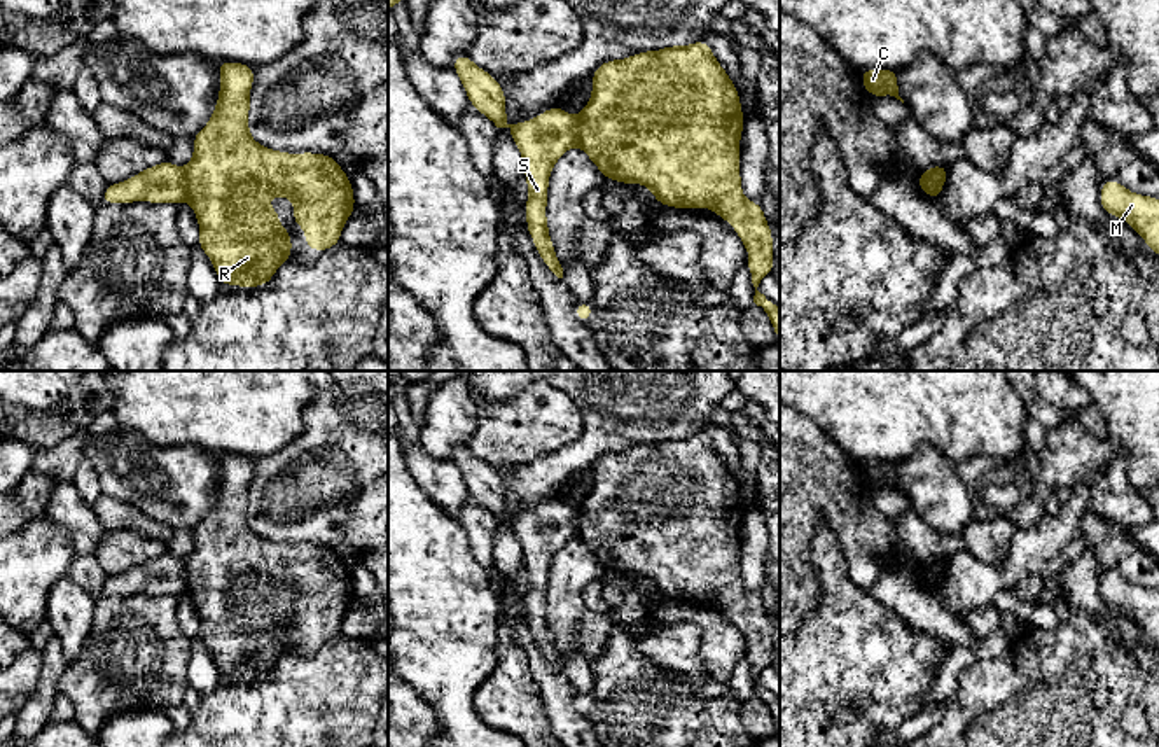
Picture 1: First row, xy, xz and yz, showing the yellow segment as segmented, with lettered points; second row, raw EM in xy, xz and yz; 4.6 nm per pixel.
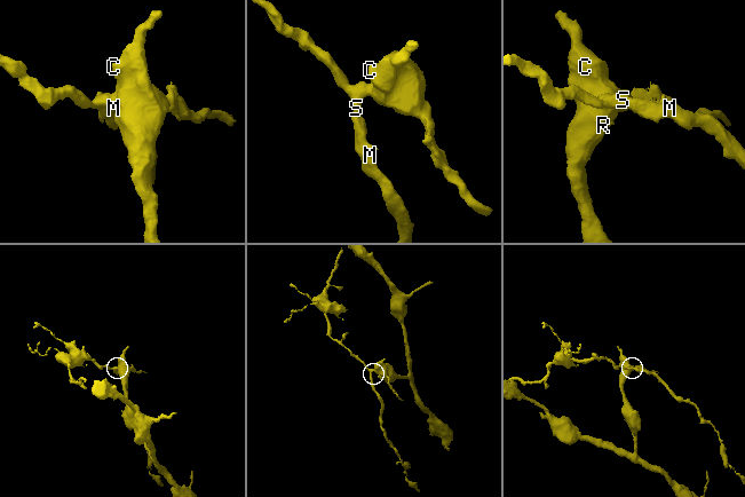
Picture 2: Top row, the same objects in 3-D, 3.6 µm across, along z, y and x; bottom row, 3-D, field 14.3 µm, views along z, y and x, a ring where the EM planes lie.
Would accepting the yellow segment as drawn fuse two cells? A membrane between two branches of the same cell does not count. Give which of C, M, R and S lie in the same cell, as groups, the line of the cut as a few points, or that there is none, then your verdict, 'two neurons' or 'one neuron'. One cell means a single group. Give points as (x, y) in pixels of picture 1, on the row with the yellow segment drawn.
C R / M S; cut in yz along (946, 172), (939, 172), (930, 182), (918, 181); two neurons

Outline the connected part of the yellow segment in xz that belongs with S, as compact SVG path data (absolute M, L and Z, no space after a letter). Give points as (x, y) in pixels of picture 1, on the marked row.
M467 54L455 56L453 70L460 77L470 105L496 128L510 129L512 142L523 156L524 178L528 182L528 199L524 203L528 233L542 262L558 278L563 278L563 268L549 236L545 208L552 166L570 147L579 143L579 117L556 105L535 119L509 124L503 87L491 73L477 66Z

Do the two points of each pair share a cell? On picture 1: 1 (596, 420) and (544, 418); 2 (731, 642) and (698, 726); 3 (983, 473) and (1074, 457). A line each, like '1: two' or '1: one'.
1: two
2: two
3: one

